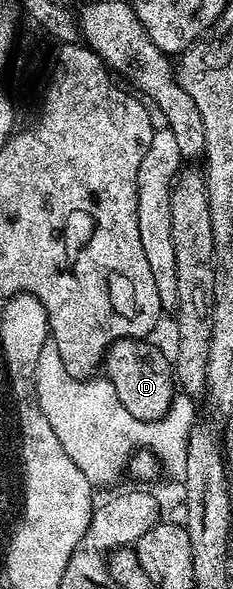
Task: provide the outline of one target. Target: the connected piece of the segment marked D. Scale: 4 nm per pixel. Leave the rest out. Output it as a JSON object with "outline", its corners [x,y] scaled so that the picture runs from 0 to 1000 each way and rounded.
{"outline":[[[571,574],[494,577],[464,589],[455,606],[455,643],[489,655],[506,679],[575,710],[597,713],[687,713],[717,703],[738,679],[764,671],[764,654],[747,643],[747,618],[704,606],[704,598],[631,576]]]}

